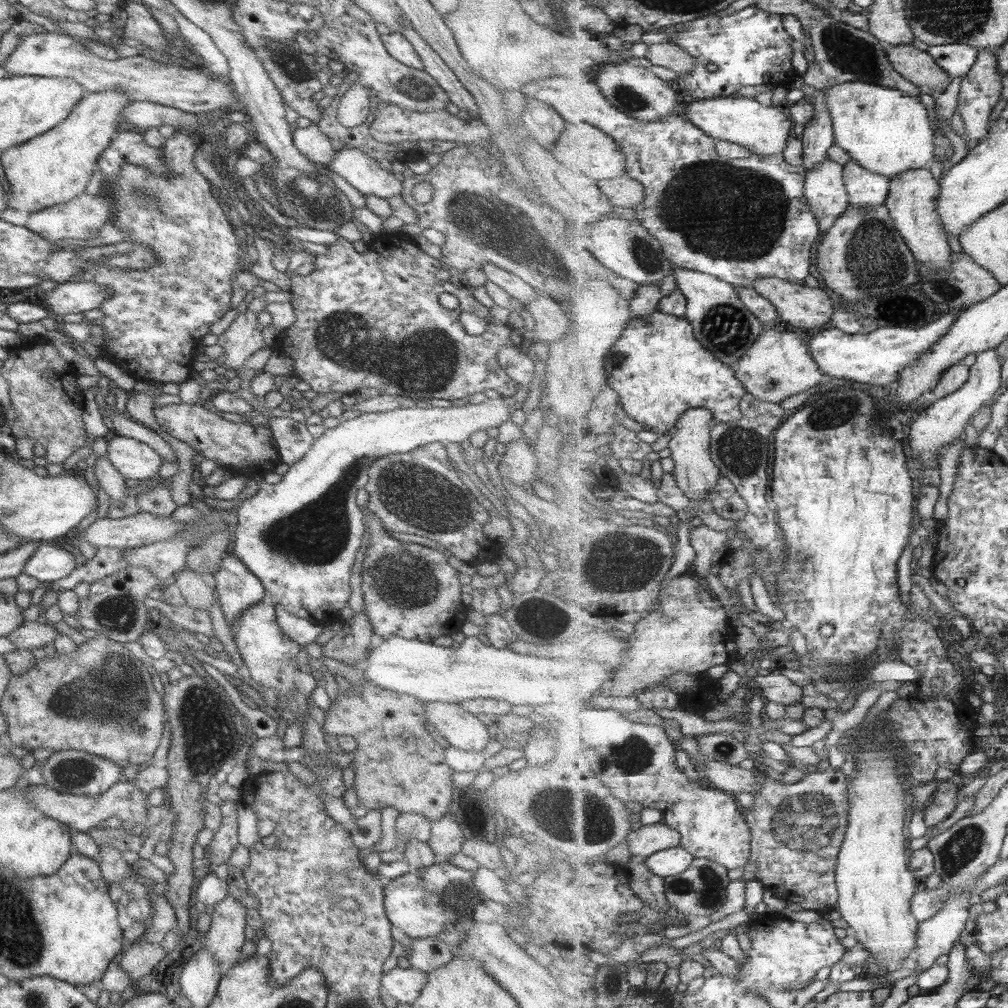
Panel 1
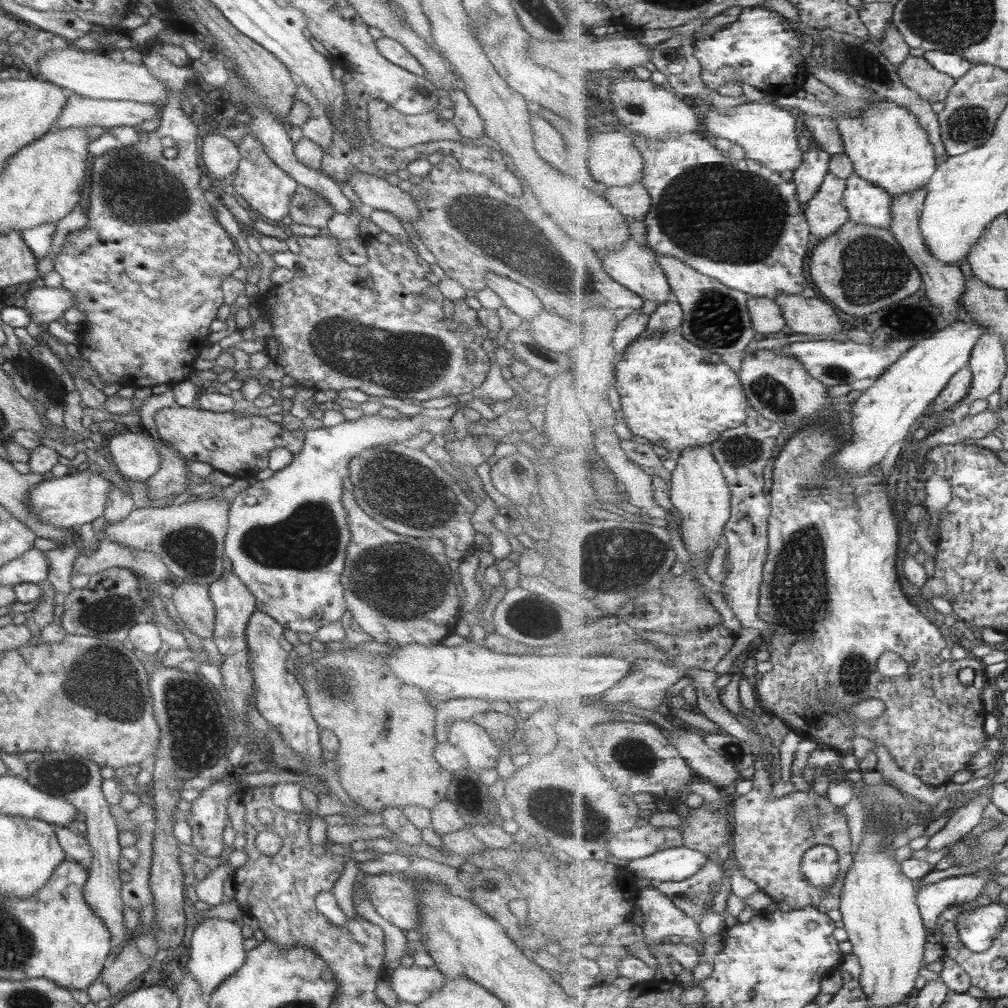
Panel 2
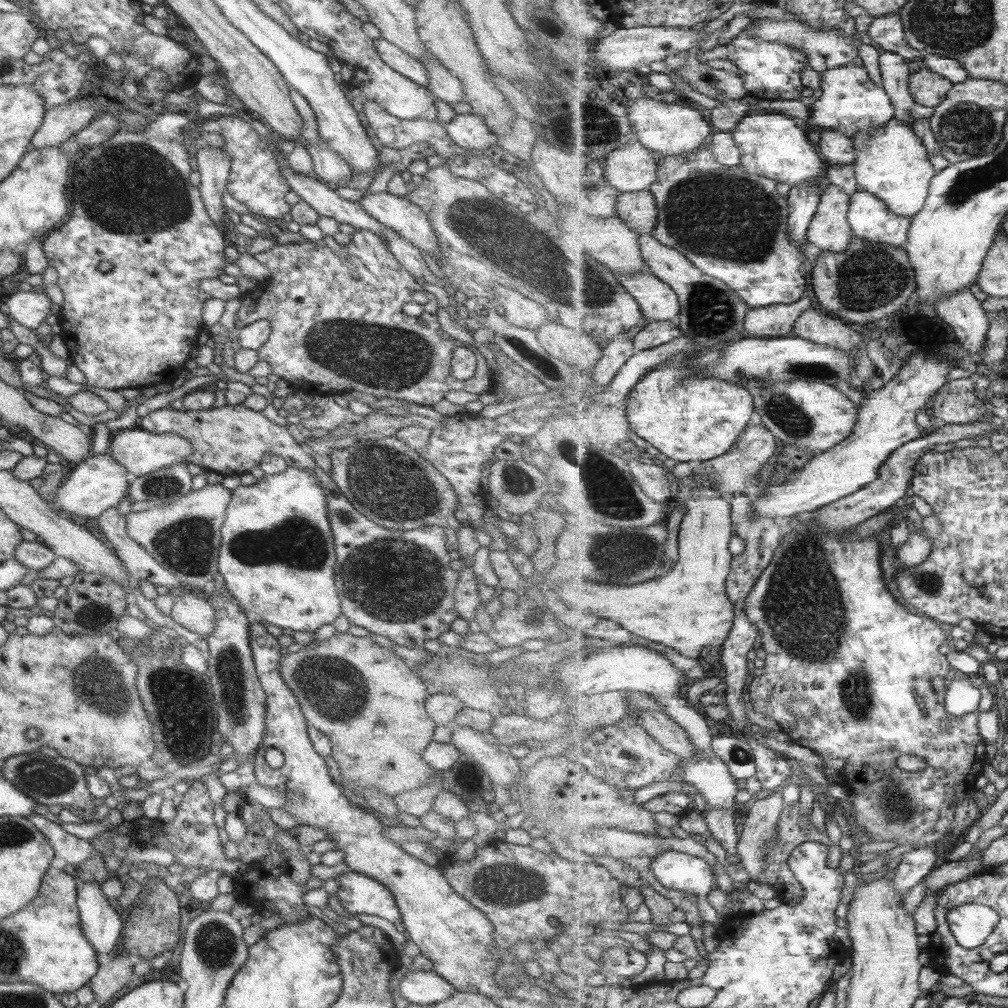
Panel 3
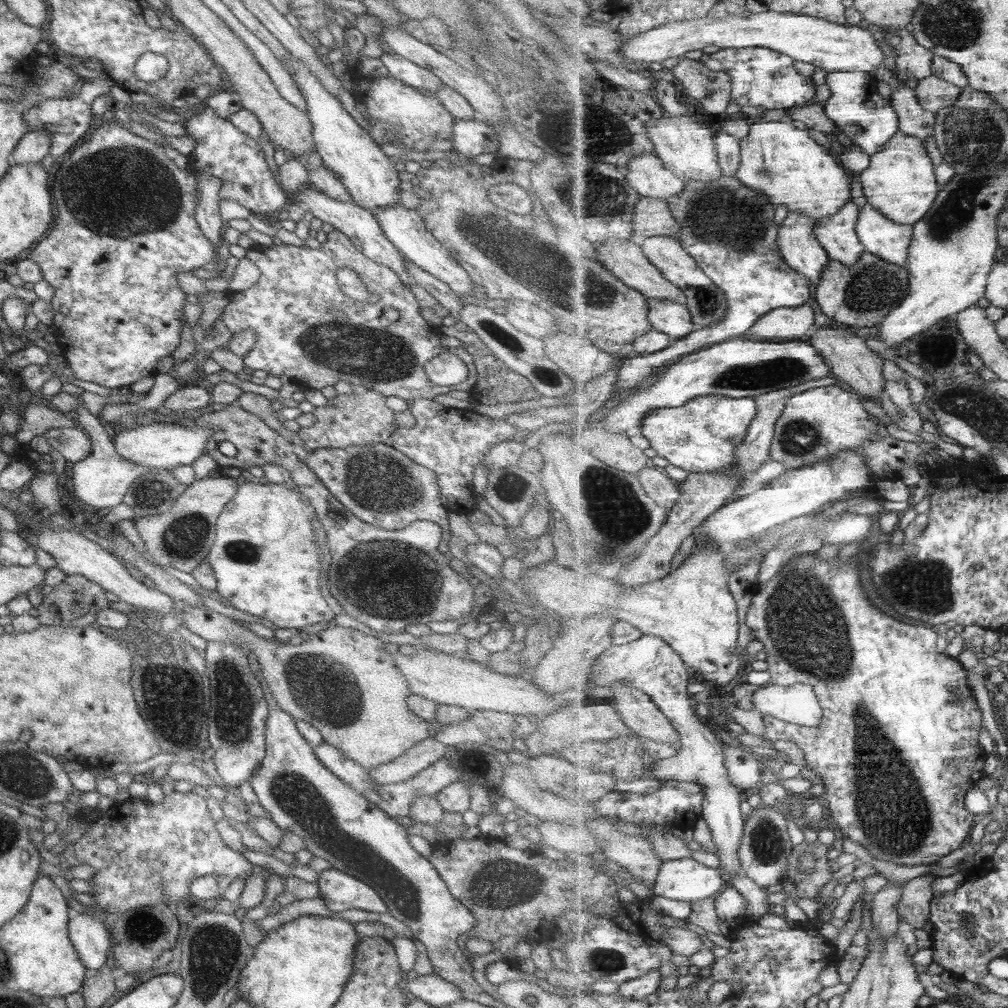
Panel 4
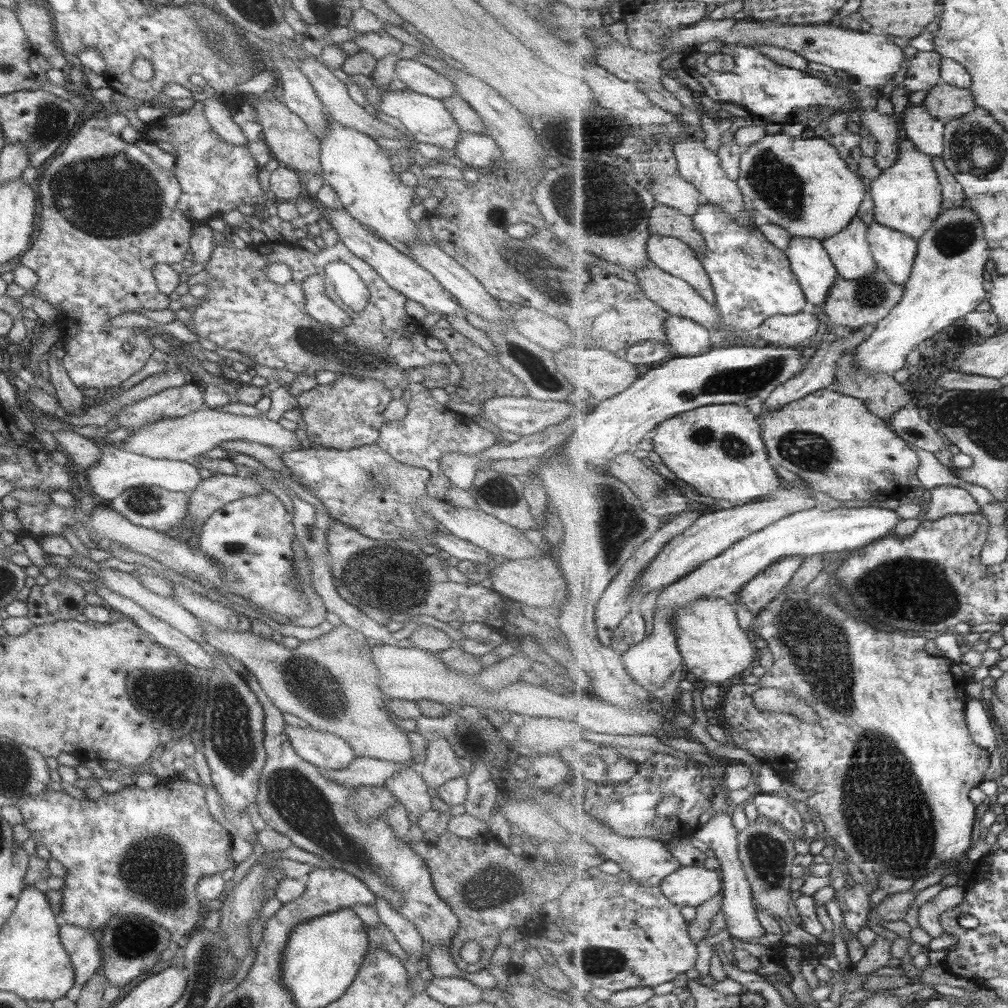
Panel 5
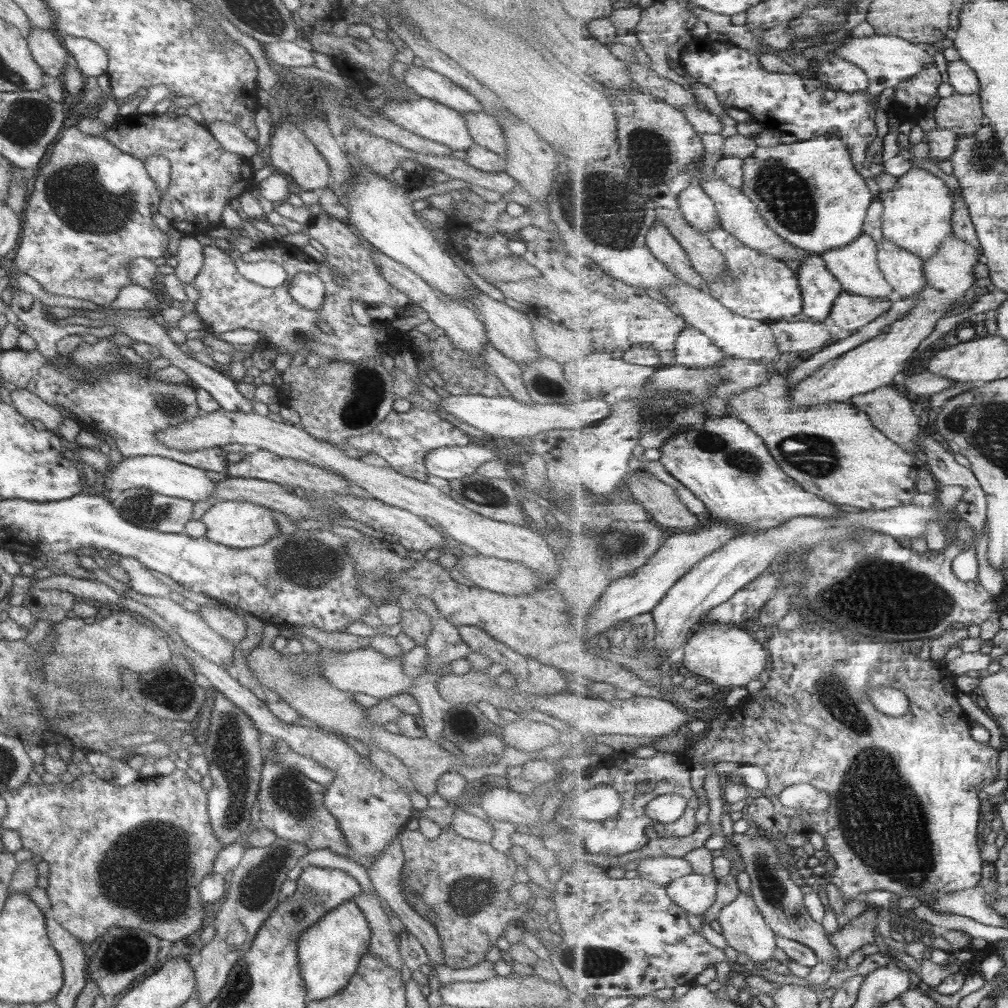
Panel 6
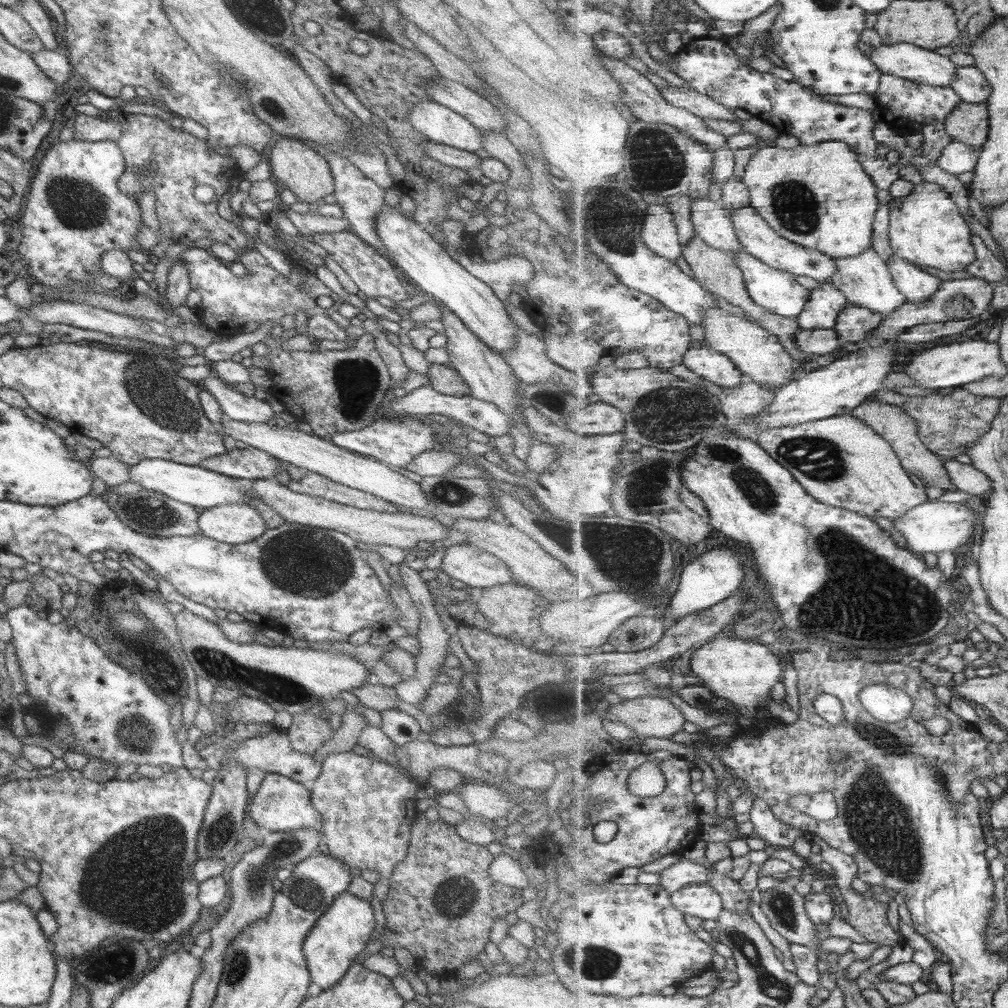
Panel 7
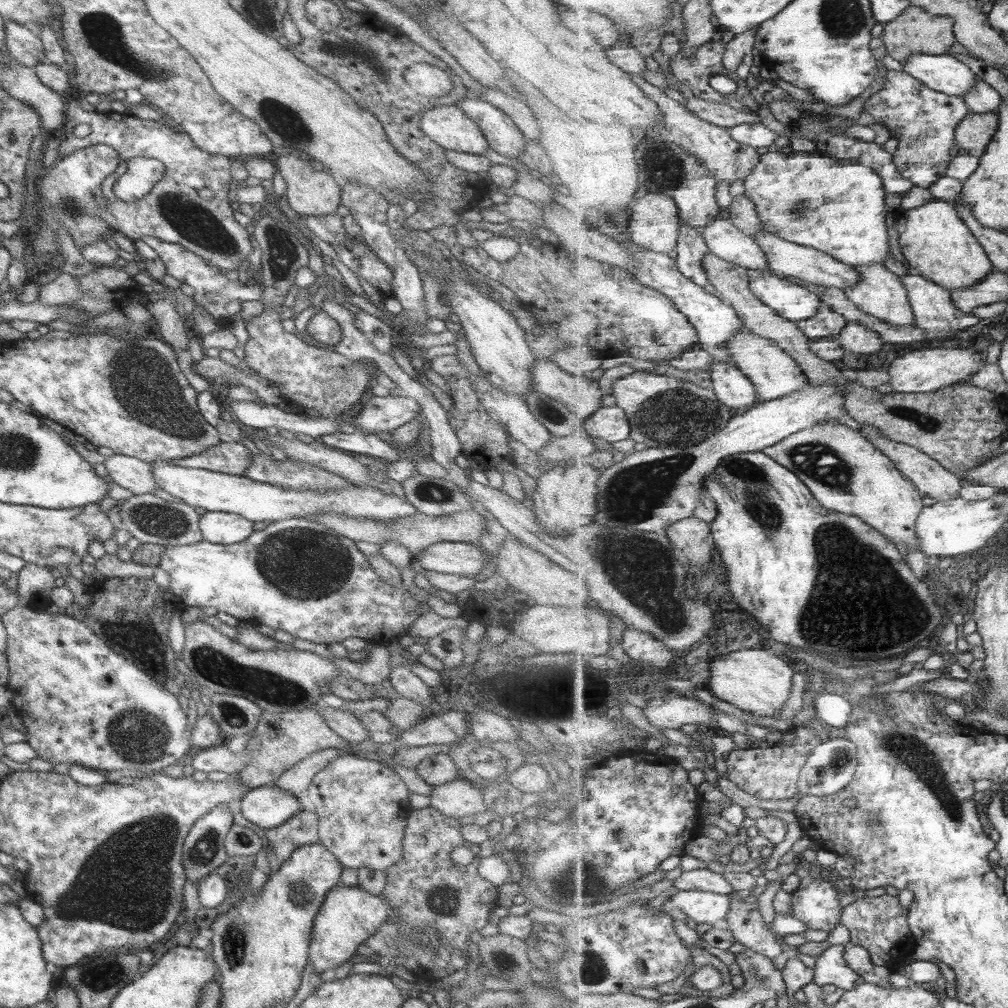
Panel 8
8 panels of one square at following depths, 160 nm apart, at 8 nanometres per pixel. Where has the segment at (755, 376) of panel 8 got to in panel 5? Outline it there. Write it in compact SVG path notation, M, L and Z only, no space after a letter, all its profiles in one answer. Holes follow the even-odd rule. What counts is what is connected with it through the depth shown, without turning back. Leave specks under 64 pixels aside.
M649 261L644 267L637 269L634 275L638 279L638 284L641 289L647 294L651 301L659 304L667 313L673 316L681 316L683 318L689 318L689 320L695 320L697 324L701 324L701 326L705 326L707 330L711 330L714 337L733 337L731 340L737 340L737 344L741 344L741 346L753 346L753 344L761 338L759 334L755 336L753 332L745 333L745 331L729 331L729 329L723 329L723 319L721 319L719 308L713 307L711 303L707 302L707 300L703 298L703 295L699 294L694 286L691 286L691 283L665 272L653 261Z

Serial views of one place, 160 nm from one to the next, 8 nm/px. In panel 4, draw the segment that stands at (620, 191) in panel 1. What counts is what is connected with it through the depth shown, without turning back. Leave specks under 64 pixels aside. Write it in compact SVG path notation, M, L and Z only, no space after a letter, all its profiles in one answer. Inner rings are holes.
M639 197L633 221L636 234L677 238L681 229L666 199Z

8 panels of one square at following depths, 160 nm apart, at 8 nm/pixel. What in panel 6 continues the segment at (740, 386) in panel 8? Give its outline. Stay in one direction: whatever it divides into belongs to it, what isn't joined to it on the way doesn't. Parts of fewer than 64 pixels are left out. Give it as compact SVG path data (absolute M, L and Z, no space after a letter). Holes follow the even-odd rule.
M692 325L677 338L675 353L678 364L697 370L719 370L723 358L727 358L719 345Z

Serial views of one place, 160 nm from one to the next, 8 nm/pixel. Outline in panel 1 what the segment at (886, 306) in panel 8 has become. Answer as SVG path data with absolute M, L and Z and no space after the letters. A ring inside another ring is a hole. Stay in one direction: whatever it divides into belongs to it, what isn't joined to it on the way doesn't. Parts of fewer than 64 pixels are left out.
M831 158L806 171L804 193L819 220L827 217L837 220L853 206L844 178L844 166Z

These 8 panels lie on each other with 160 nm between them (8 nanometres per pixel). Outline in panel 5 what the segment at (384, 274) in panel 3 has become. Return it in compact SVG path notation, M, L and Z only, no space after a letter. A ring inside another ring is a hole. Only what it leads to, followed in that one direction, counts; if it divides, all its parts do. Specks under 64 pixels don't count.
M324 211L316 223L325 247L315 254L300 246L290 247L280 241L275 243L269 240L253 244L253 249L215 245L203 269L213 276L213 282L204 283L209 287L207 293L191 311L195 335L209 340L216 347L239 352L249 362L266 366L268 371L285 369L294 375L313 377L315 372L323 370L339 376L373 379L390 391L409 385L403 378L405 371L443 364L447 368L447 375L439 381L423 379L421 386L431 390L459 384L461 370L449 358L447 351L426 348L425 339L429 335L417 321L405 313L404 296L392 290L368 264L345 248L324 217ZM335 261L355 267L366 285L369 299L363 311L352 312L345 307L337 299L330 280L324 276L324 266ZM270 262L280 262L291 269L289 280L285 284L271 282L262 274L262 270ZM312 274L322 278L325 296L349 316L348 326L332 329L312 320L305 313L305 298L300 284Z

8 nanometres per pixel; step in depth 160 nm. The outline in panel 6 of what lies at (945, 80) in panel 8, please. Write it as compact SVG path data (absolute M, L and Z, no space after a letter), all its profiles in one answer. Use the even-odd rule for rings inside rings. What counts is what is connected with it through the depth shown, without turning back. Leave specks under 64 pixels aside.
M846 35L847 40L834 50L847 62L862 68L870 78L868 95L878 98L885 88L894 88L908 78L913 78L933 63L933 55L925 51L924 46L899 38L899 35L873 35L863 38Z

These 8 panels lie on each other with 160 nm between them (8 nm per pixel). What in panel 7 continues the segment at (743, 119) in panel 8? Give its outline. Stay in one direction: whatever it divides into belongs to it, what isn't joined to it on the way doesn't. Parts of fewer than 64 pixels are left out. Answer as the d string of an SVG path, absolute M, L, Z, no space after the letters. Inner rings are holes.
M666 86L661 88L661 96L669 104L677 108L684 108L703 119L733 120L737 118L733 110L725 108L723 104L713 100L705 94L700 94L697 90L689 87Z

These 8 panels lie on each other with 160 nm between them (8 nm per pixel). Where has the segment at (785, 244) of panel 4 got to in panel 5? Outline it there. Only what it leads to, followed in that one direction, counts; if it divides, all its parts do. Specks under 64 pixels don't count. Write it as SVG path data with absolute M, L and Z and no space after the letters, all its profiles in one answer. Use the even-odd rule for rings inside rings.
M791 236L785 251L809 303L825 306L827 295L840 275L826 247L818 238Z

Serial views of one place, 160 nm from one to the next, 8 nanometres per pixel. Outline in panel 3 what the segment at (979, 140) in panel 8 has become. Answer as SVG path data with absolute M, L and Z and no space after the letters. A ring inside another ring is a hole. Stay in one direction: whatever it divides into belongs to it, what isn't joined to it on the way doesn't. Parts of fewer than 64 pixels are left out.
M922 65L920 69L910 74L910 92L918 103L923 106L939 106L947 100L947 96L953 89L954 82L937 74L934 70Z

